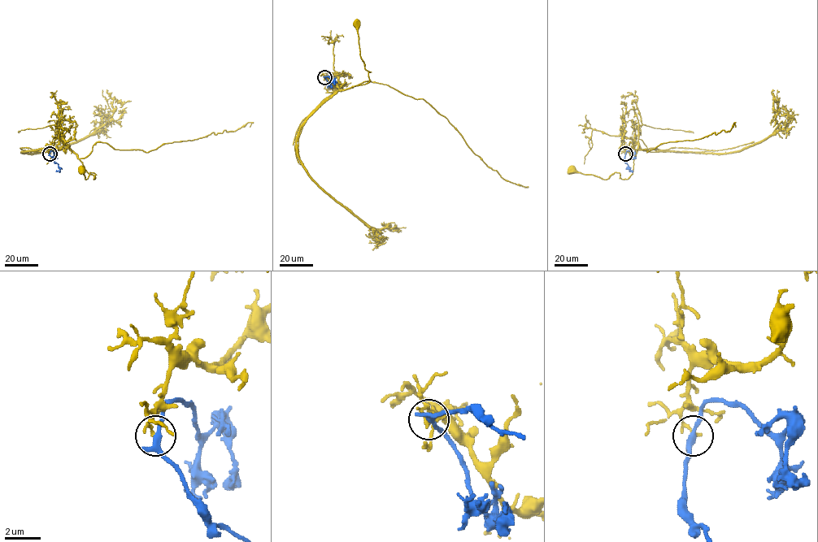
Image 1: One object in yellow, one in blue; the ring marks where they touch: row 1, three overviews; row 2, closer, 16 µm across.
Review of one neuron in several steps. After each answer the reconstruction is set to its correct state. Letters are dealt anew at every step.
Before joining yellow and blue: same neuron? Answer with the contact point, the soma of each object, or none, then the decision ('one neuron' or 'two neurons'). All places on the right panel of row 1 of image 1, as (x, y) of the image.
place (625, 153); soma yellow (571, 170); soma blue none; two neurons

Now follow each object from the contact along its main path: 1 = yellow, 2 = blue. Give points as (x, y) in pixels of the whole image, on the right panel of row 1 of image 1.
1: (625, 153), (625, 147), (637, 145), (633, 171), (627, 179), (617, 172), (604, 179), (571, 170)
2: (625, 153), (624, 161), (629, 171)

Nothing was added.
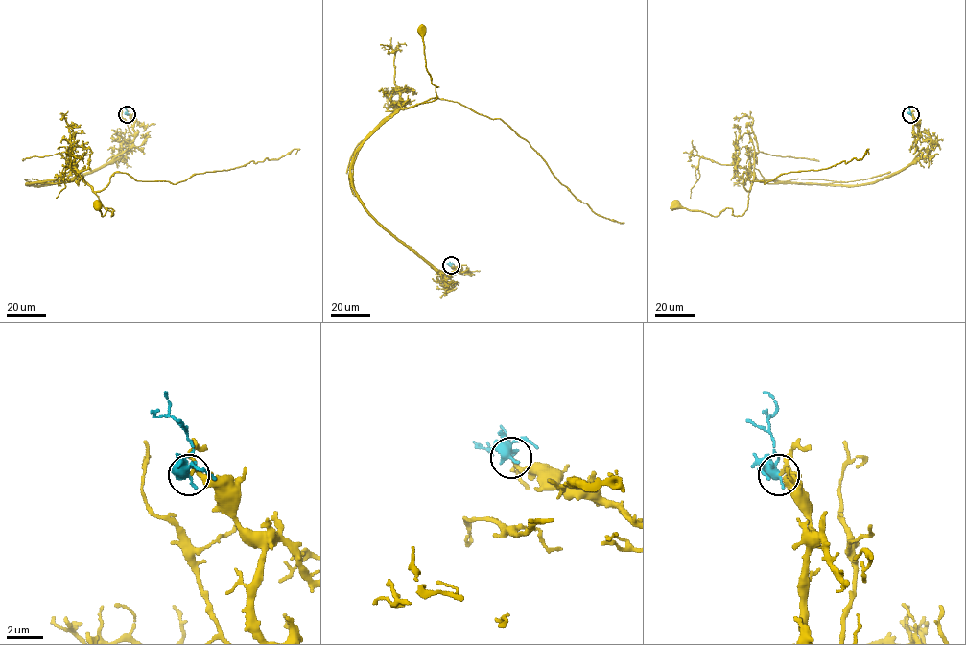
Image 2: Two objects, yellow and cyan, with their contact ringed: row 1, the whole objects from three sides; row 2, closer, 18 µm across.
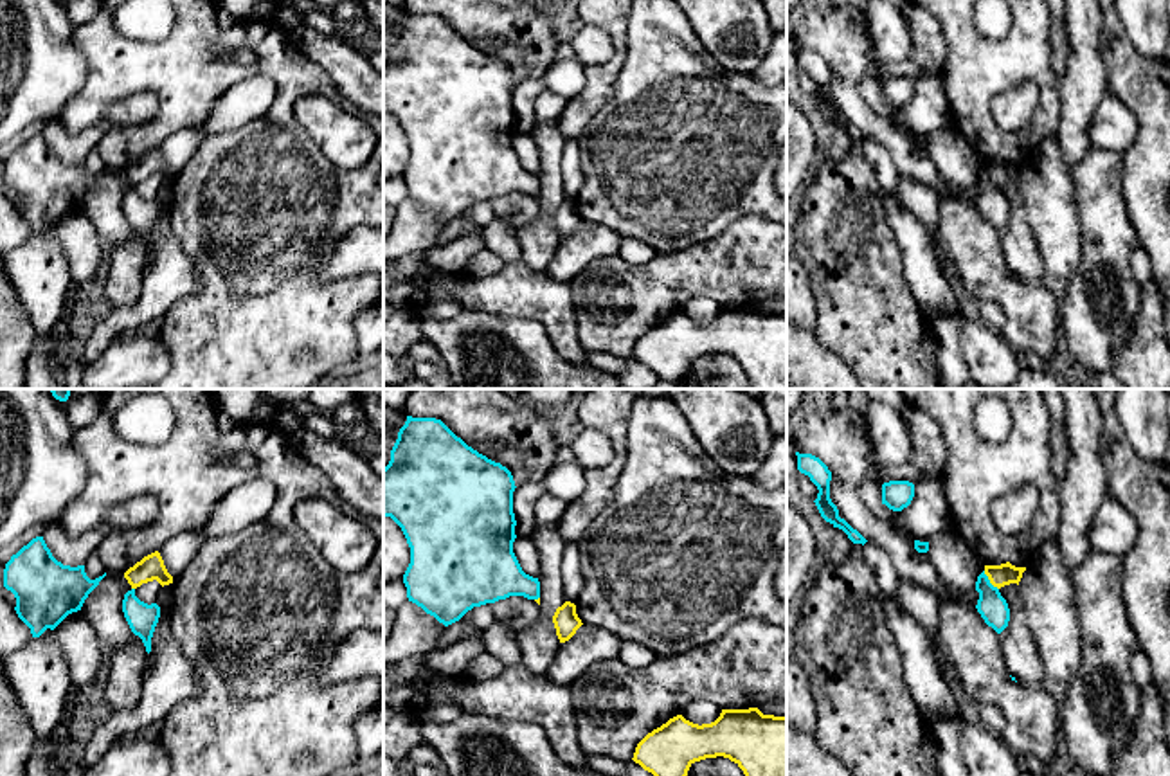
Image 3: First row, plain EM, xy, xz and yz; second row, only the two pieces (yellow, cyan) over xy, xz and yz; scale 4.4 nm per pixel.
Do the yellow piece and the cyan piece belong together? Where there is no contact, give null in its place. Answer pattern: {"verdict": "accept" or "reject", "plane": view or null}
{"verdict": "reject", "plane": "yz"}

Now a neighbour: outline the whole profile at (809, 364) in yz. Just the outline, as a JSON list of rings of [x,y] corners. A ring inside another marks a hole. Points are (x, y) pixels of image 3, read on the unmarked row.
[[[787,322],[787,389],[860,389],[851,369],[817,338],[814,329]]]

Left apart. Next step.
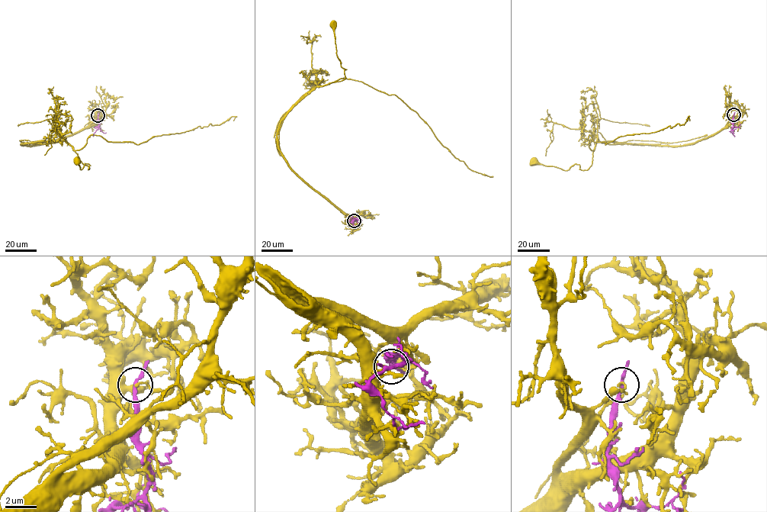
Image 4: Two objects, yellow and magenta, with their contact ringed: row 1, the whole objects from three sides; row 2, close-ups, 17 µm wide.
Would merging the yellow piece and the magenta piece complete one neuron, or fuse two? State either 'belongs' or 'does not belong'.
does not belong

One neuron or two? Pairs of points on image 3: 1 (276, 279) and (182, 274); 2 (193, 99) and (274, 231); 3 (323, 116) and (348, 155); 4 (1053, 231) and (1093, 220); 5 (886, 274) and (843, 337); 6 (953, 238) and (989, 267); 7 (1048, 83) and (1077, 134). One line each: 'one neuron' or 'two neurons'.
1: two neurons
2: one neuron
3: one neuron
4: two neurons
5: one neuron
6: one neuron
7: two neurons

